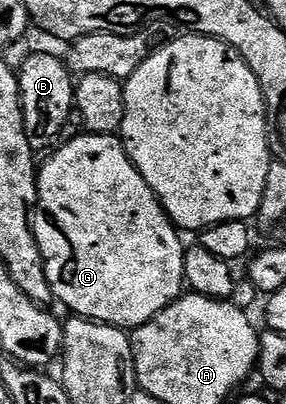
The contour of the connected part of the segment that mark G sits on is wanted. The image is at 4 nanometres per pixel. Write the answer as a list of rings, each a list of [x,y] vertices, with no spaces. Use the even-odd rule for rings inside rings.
[[[80,132],[62,145],[44,166],[42,163],[38,167],[31,214],[31,231],[43,257],[54,301],[68,306],[72,315],[134,331],[184,293],[185,242],[179,239],[180,231],[163,211],[159,198],[145,184],[116,135]]]

